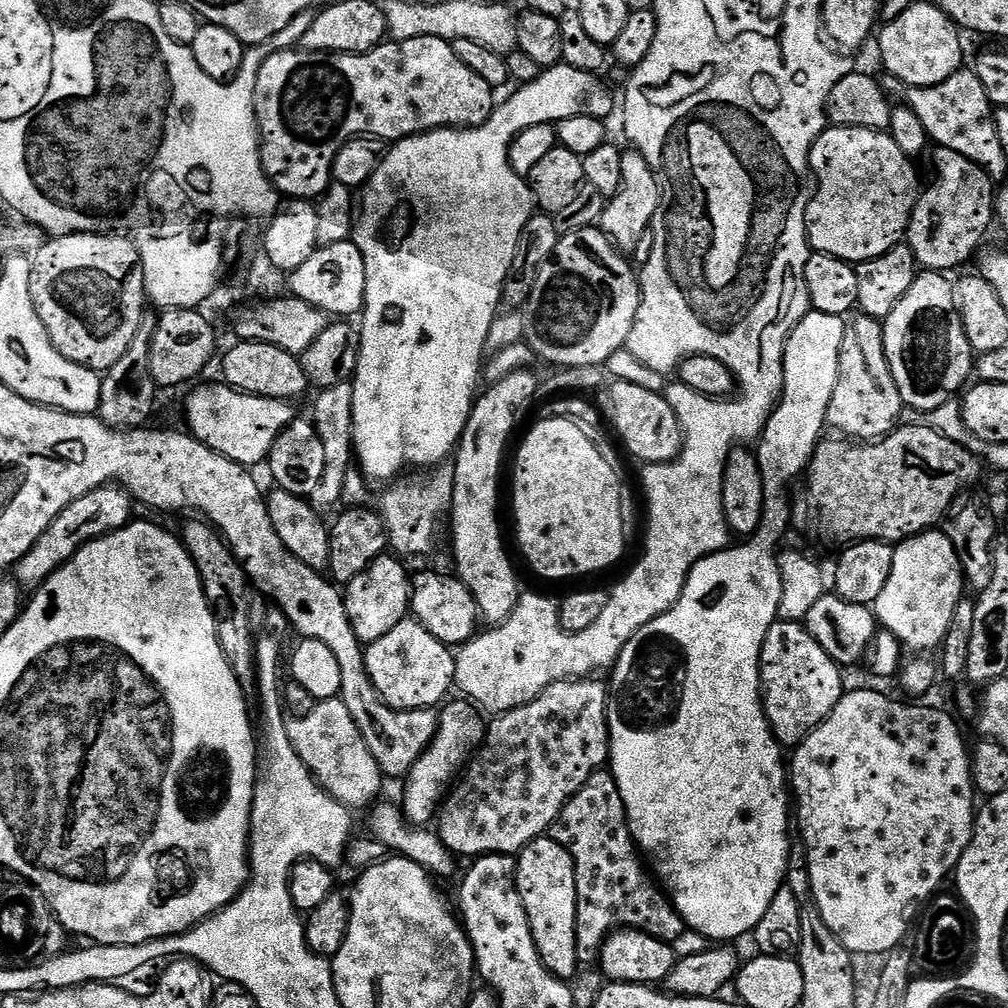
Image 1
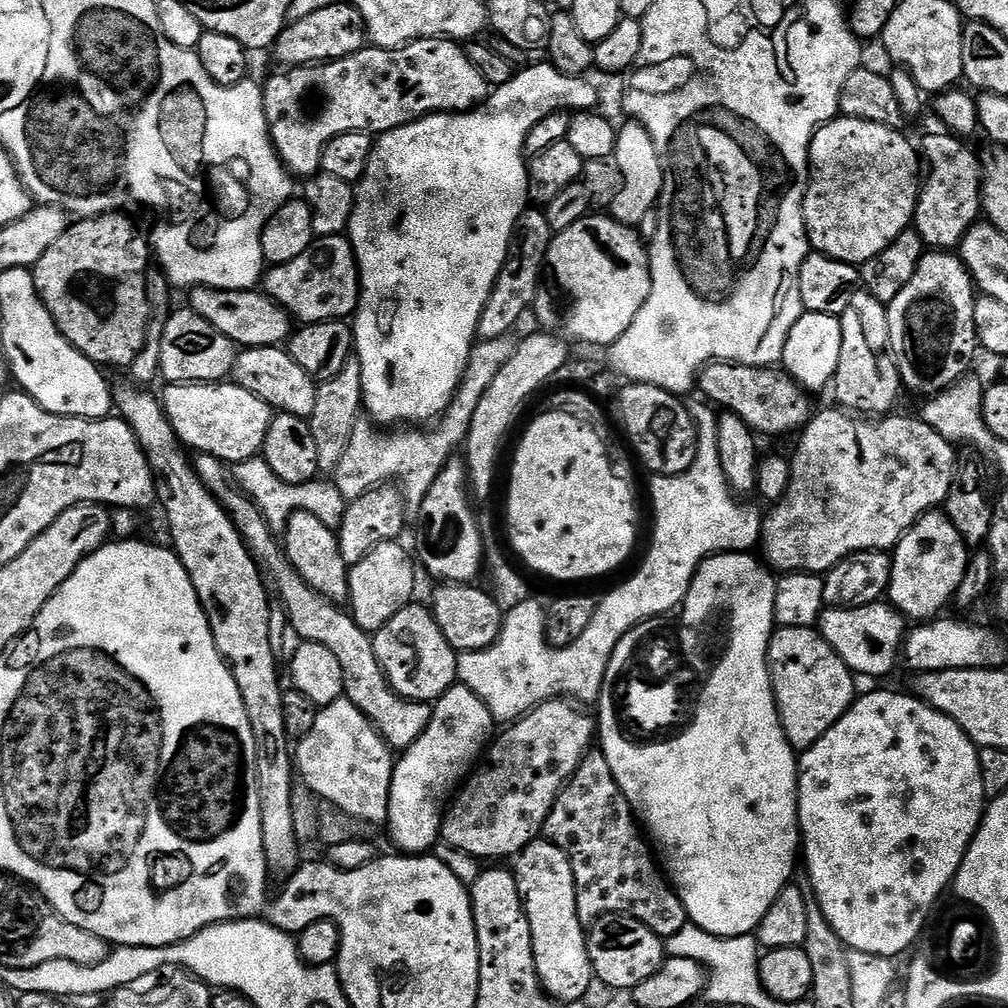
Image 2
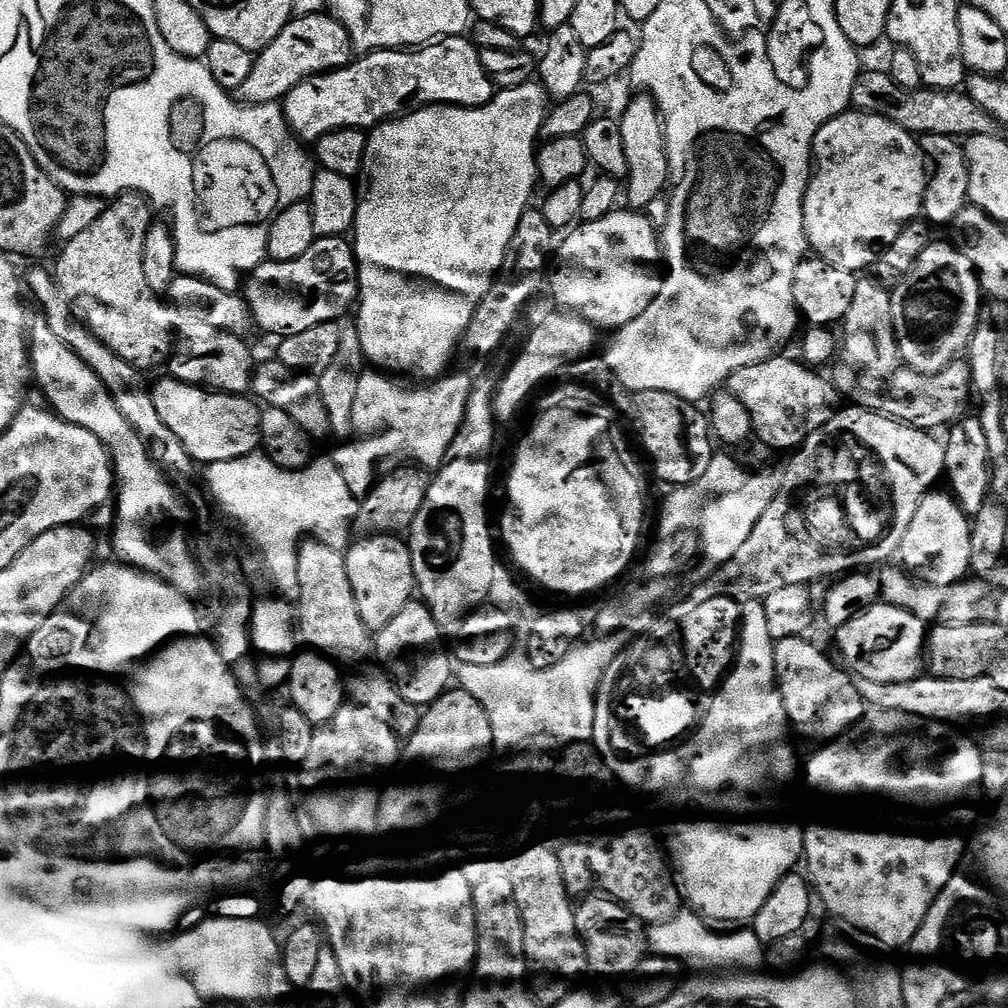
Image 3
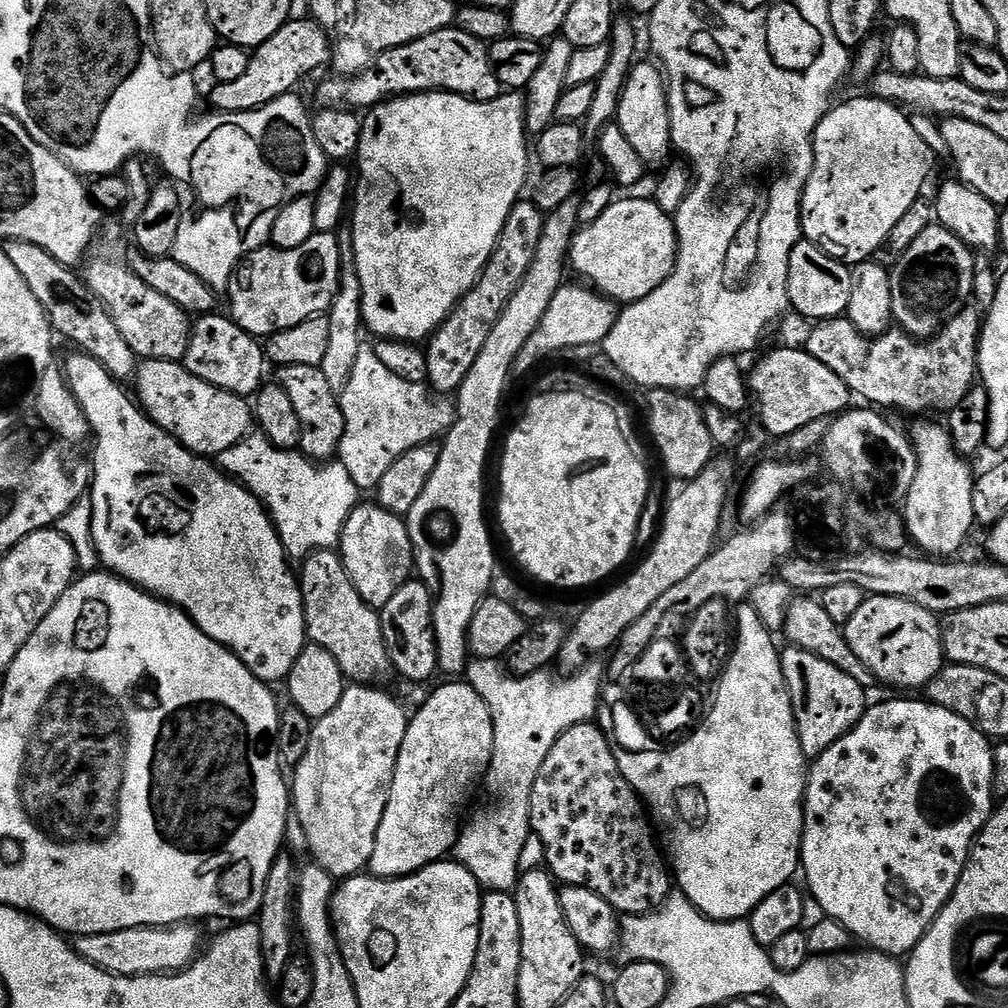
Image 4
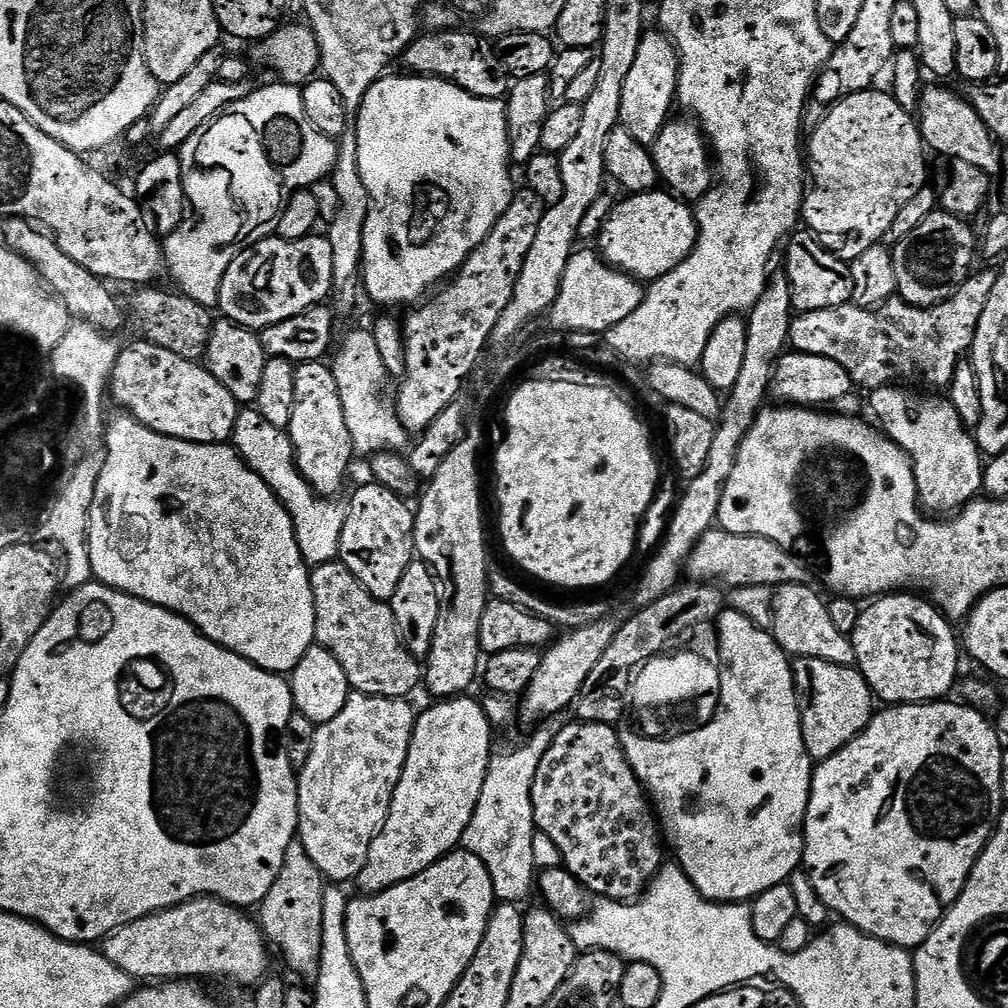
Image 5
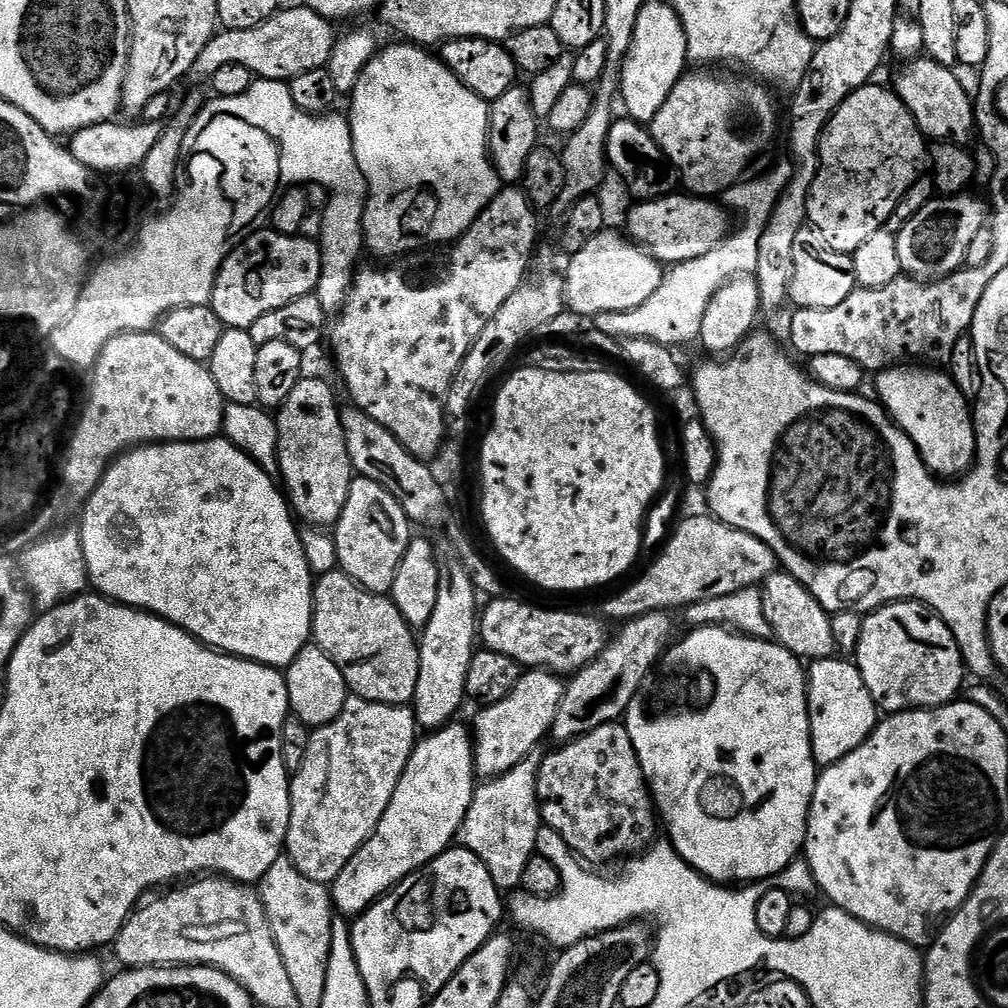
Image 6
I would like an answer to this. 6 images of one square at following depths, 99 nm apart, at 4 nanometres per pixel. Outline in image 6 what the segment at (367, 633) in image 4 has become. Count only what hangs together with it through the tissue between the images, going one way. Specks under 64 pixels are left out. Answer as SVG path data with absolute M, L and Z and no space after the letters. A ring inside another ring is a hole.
M342 570L323 573L314 584L314 611L312 635L315 647L324 651L342 670L349 693L370 704L395 704L408 706L416 699L418 670L420 669L420 646L417 633L399 612L395 602L384 594L368 592Z

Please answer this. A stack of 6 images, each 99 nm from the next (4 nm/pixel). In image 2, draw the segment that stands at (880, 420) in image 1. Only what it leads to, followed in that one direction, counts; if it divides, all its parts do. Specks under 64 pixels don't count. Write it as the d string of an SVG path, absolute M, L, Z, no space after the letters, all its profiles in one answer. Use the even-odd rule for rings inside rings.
M862 288L854 294L850 306L839 317L842 326L842 354L838 354L839 368L834 377L834 388L840 391L835 403L852 414L871 414L876 418L883 417L895 409L892 407L895 406L900 392L902 393L900 372L896 368L891 348L880 350L886 360L882 360L882 364L876 366L872 352L862 334L862 322L886 321L888 320L888 309ZM858 364L862 364L862 366Z

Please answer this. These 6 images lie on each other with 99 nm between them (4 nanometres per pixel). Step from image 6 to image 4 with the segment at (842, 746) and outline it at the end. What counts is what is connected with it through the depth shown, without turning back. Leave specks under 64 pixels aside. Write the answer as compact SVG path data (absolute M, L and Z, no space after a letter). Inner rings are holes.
M788 646L780 652L780 665L796 719L796 733L805 757L820 756L838 742L864 716L866 689L830 662L806 649Z

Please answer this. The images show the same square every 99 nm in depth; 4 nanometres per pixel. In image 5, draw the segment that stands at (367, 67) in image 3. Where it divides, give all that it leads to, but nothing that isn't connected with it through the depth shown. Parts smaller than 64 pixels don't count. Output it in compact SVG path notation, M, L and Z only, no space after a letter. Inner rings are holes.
M436 30L431 34L417 35L412 45L404 51L402 64L407 71L422 76L434 76L438 80L450 80L462 90L466 90L472 96L486 98L487 100L504 100L510 91L510 77L504 69L504 63L500 60L500 54L496 51L493 41L483 35L472 32L456 32L457 30Z

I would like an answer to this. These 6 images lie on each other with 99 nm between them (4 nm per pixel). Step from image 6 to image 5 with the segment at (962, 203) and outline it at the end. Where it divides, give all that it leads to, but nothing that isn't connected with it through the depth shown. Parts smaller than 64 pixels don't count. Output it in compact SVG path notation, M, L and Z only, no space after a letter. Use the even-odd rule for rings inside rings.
M934 211L910 238L891 249L899 299L915 308L933 308L950 299L968 281L974 272L972 255L977 255L978 240L964 224L959 216Z

